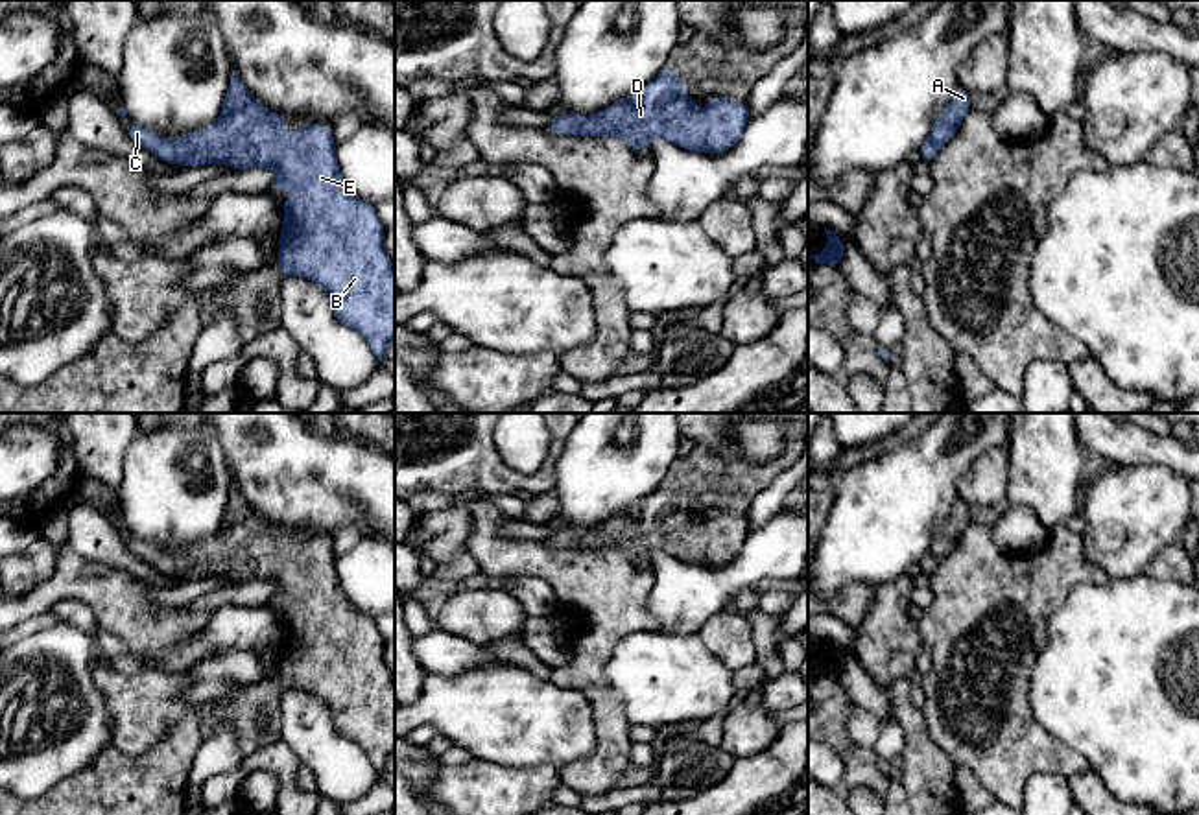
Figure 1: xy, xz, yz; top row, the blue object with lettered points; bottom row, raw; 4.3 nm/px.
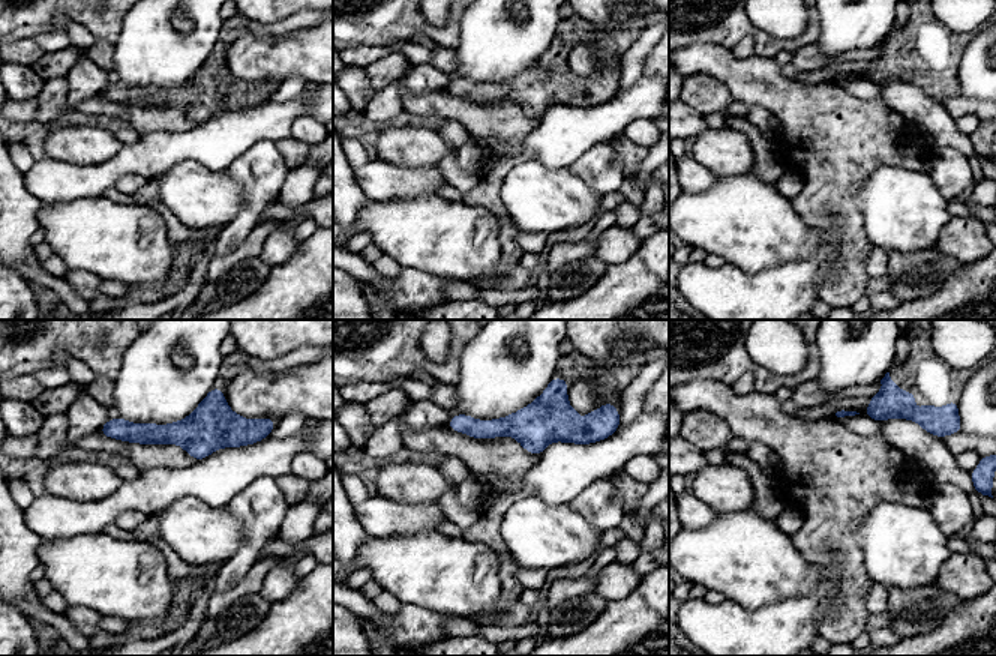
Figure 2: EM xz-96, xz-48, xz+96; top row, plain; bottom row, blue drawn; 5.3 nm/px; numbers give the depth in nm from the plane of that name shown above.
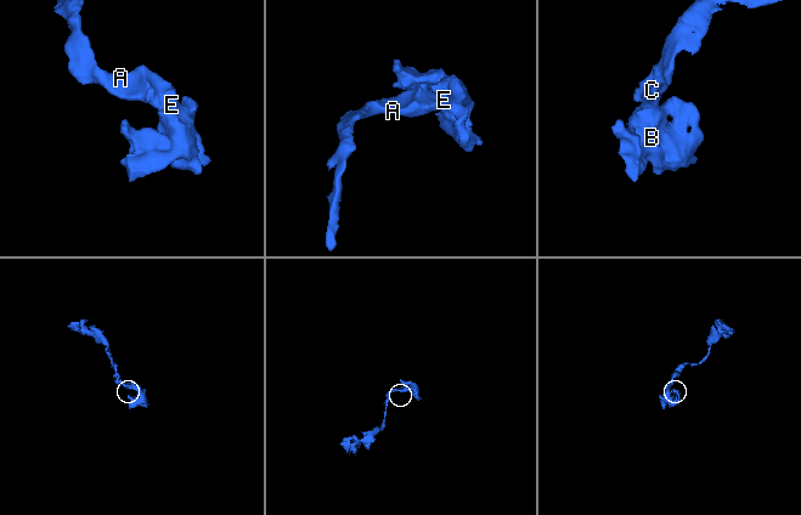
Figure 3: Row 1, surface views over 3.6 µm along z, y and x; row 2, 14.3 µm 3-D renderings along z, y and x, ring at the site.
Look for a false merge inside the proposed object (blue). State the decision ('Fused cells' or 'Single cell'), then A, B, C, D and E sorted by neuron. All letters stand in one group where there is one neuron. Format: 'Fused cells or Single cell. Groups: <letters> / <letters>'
Single cell. Groups: A B C D E

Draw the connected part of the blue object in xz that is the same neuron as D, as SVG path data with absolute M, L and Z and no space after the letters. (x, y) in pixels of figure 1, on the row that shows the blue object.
M664 66L646 90L629 94L622 101L609 105L588 118L559 114L544 129L552 135L616 135L627 140L636 151L649 151L649 140L657 136L683 149L714 155L730 149L742 138L749 118L749 103L732 103L718 94L705 105L705 112L699 118L692 96L683 90L683 76L679 72L670 72L668 66Z

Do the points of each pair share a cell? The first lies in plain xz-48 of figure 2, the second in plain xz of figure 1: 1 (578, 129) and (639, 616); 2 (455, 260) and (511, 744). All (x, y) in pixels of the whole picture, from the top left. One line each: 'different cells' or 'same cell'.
1: different cells
2: same cell

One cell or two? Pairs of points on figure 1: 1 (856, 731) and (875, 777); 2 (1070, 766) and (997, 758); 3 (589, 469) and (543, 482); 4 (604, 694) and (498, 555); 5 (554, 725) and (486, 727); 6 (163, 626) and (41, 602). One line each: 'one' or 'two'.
1: two
2: one
3: two
4: one
5: one
6: one

